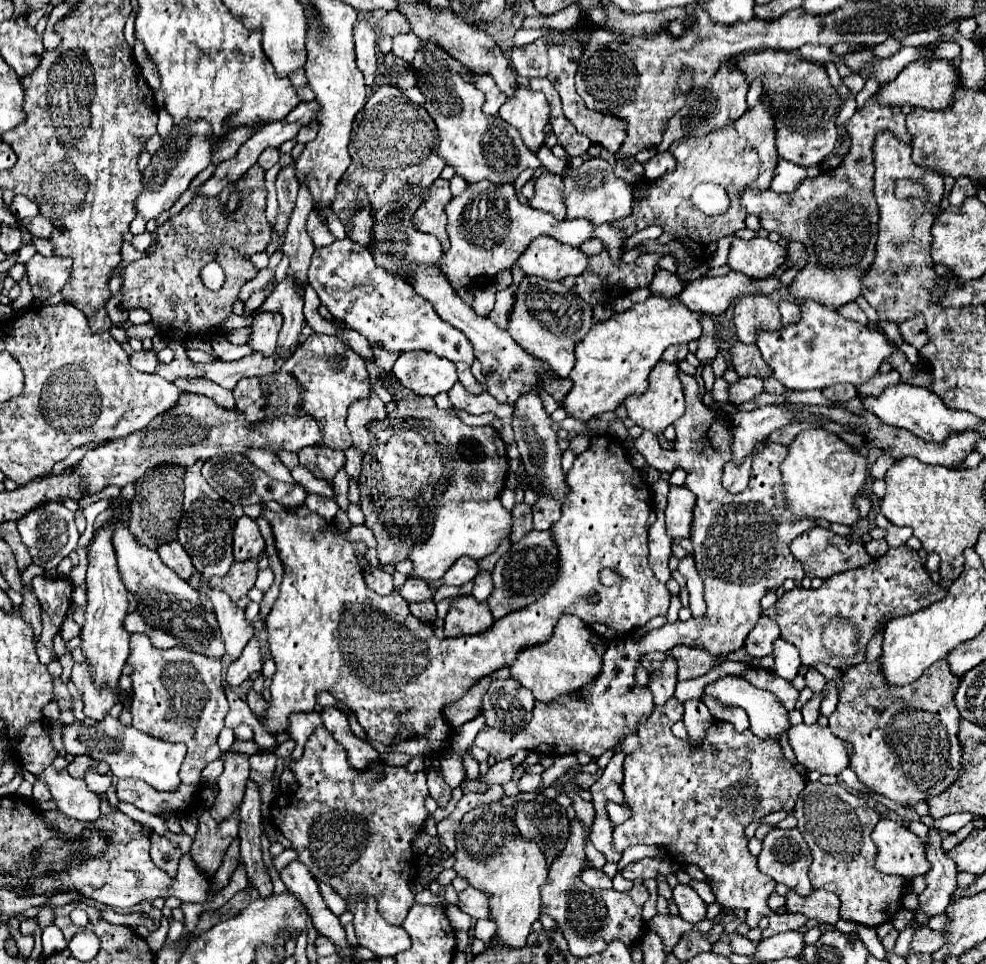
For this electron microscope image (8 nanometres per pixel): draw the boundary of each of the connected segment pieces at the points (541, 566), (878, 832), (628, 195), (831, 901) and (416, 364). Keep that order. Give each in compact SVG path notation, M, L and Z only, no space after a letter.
M530 530L524 538L512 544L512 548L496 562L492 570L494 590L488 598L488 606L494 620L536 602L554 582L556 572L558 572L558 550L550 530L542 530L542 532Z
M880 820L872 830L872 840L878 852L876 870L902 876L906 880L930 870L930 862L926 860L920 838L894 820Z
M592 158L590 162L584 162L578 168L568 168L566 176L562 176L564 182L564 204L566 204L566 220L584 218L592 222L594 226L610 224L614 220L620 220L632 212L634 202L634 190L632 186L618 178L612 170L612 166L602 158Z
M792 890L786 894L788 912L800 912L806 918L816 918L820 924L834 926L840 920L838 908L840 908L838 896L826 890L814 890L810 896L798 896Z
M418 350L402 352L394 364L392 374L410 392L430 398L440 392L448 392L458 380L454 362Z

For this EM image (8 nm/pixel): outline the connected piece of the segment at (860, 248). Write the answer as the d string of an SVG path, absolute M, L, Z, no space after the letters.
M868 98L862 108L856 110L856 114L846 122L846 130L852 138L852 150L850 154L830 172L824 172L816 178L806 178L796 192L792 194L776 194L772 190L746 190L742 196L742 208L748 214L758 214L762 228L768 232L778 232L786 240L798 240L806 246L808 252L808 264L796 274L794 282L788 286L790 294L794 296L796 304L806 300L816 300L822 306L840 308L846 302L854 302L862 292L862 276L872 266L874 254L876 254L876 240L878 240L878 206L872 196L874 188L874 138L876 134L890 130L900 140L904 140L908 146L912 144L912 138L908 138L906 130L906 116L902 114L900 106L880 106L876 98Z

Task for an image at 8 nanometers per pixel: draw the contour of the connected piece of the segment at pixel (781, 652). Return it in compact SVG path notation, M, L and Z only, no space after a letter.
M778 638L774 642L772 656L774 656L774 668L772 668L774 674L784 678L786 682L790 682L790 680L794 680L798 676L798 670L802 666L802 662L800 662L796 646L792 646L790 642Z

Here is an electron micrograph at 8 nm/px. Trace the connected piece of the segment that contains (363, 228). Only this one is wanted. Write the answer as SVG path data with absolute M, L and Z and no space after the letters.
M368 206L352 214L352 230L348 230L346 236L360 246L372 246L372 210L368 210Z

